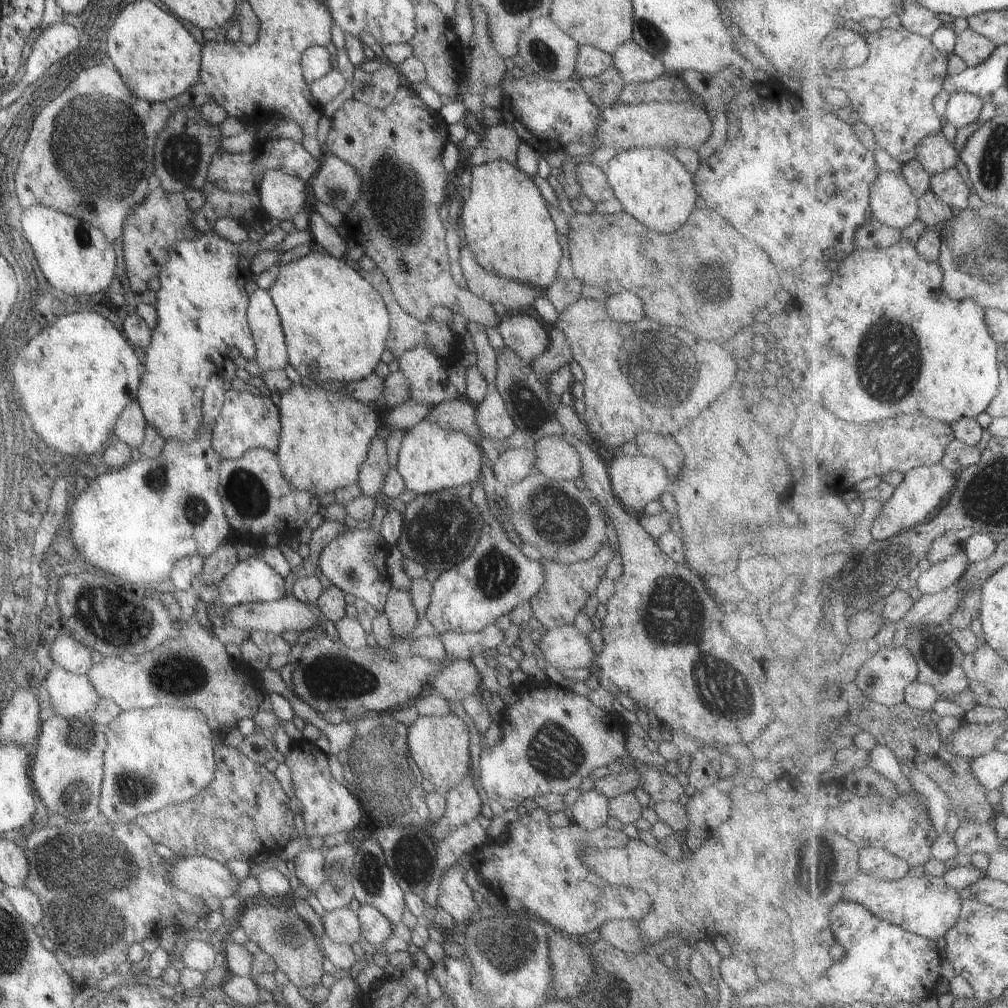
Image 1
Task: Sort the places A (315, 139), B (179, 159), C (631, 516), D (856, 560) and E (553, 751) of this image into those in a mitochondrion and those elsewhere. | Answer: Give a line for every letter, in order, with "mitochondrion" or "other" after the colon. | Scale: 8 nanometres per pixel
A: other
B: mitochondrion
C: other
D: other
E: mitochondrion

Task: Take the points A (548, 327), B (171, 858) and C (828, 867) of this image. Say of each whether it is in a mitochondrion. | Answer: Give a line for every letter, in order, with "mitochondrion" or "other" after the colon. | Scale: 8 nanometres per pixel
A: other
B: other
C: other

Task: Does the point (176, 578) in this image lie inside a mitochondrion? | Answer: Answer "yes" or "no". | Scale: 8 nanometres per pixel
no

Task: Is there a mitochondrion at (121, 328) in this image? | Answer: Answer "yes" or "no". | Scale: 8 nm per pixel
no

